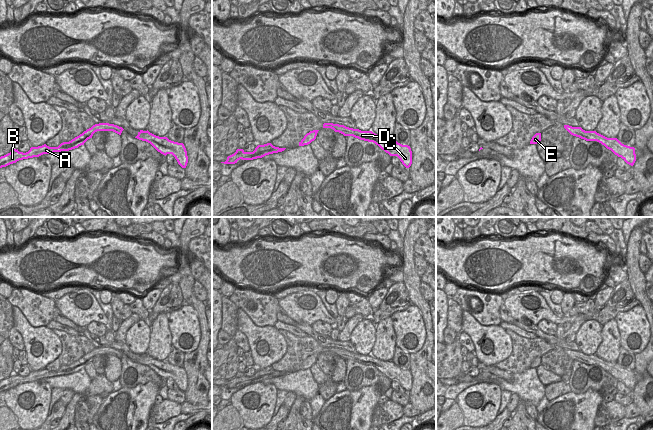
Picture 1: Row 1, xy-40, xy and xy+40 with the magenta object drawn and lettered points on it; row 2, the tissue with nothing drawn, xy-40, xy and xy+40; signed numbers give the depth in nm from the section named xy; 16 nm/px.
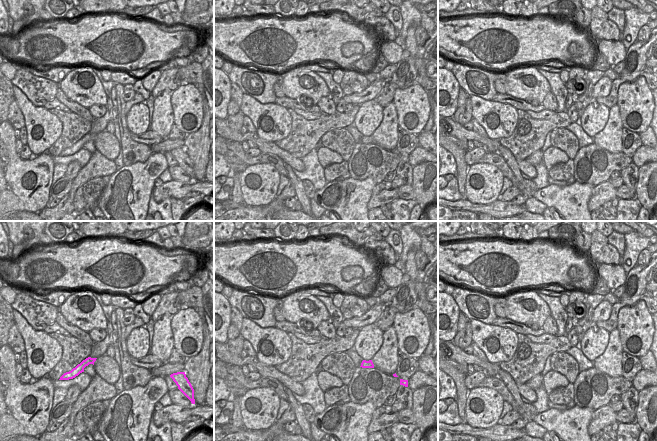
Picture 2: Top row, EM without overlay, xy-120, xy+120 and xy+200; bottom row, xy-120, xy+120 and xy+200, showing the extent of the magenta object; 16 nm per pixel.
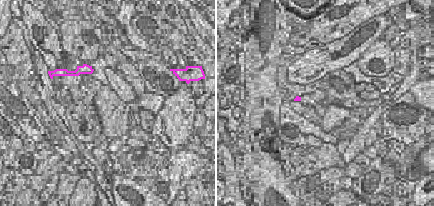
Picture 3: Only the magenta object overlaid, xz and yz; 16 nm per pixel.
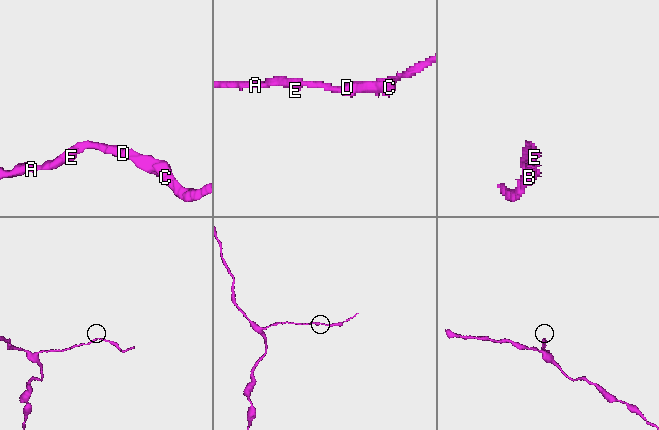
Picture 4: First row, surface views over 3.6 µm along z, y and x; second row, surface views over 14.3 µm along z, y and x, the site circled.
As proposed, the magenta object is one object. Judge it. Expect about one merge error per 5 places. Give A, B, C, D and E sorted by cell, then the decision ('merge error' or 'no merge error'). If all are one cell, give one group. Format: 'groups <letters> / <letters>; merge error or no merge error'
groups A B C D E; no merge error

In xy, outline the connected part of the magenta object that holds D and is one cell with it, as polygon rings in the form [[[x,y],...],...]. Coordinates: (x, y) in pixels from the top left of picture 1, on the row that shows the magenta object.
[[[324,123],[323,128],[331,128],[344,136],[353,136],[360,140],[373,142],[390,156],[397,156],[406,168],[409,168],[412,164],[412,151],[410,146],[402,145],[392,137],[382,137],[372,131],[361,131],[333,123]]]

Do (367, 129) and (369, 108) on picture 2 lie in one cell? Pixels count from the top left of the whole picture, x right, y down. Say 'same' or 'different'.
same

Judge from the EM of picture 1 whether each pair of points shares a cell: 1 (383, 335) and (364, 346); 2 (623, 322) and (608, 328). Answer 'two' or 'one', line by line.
1: two
2: two

